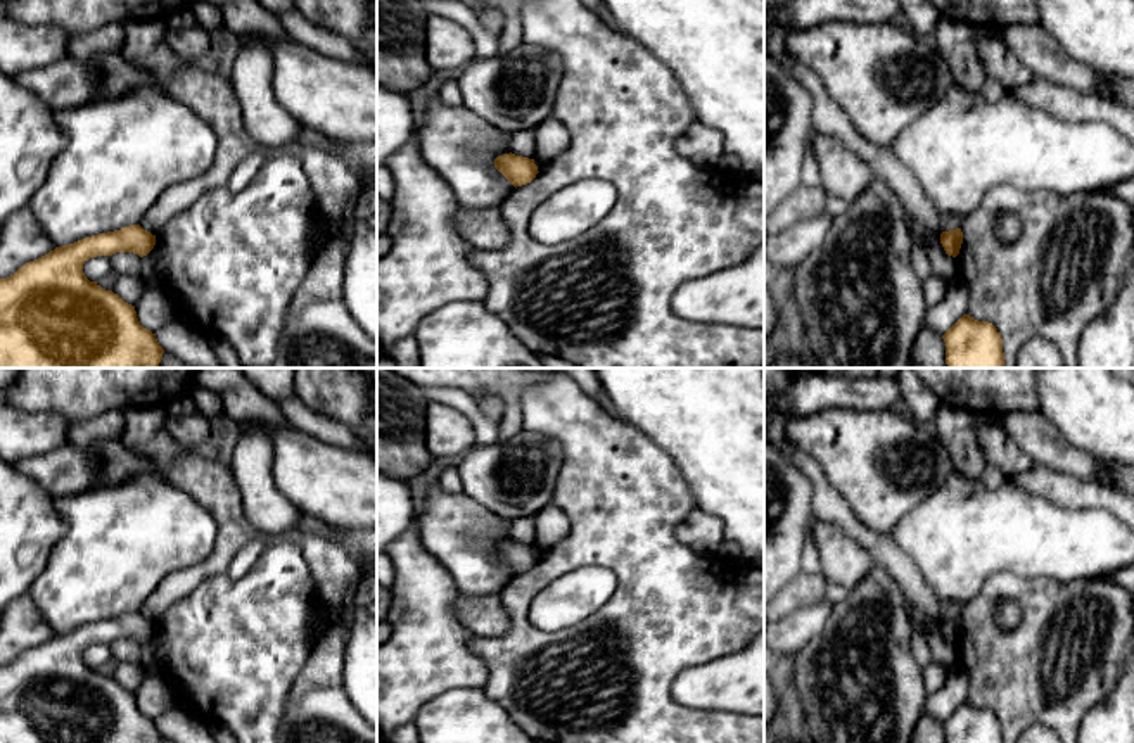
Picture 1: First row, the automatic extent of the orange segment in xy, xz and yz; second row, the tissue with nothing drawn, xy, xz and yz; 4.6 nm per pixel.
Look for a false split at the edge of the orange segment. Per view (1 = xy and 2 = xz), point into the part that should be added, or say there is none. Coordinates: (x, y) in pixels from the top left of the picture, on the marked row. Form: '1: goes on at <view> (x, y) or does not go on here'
1: does not go on here
2: does not go on here

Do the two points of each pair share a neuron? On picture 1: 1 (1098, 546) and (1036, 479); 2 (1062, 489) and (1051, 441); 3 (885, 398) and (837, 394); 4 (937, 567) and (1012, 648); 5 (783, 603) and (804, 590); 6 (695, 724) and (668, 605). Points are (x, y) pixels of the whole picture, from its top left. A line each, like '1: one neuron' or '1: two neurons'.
1: two neurons
2: two neurons
3: one neuron
4: two neurons
5: one neuron
6: one neuron

